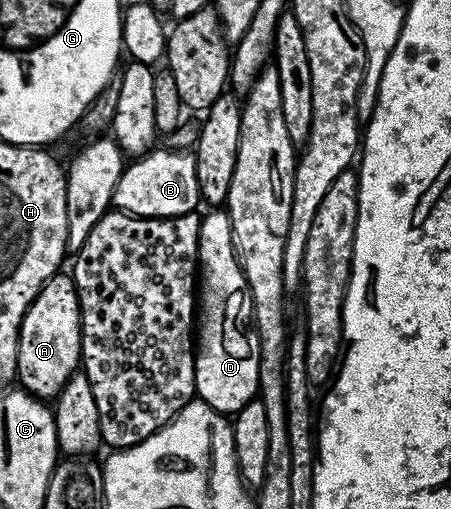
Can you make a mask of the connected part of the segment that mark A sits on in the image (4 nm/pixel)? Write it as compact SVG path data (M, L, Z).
M68 273L51 275L42 285L38 297L30 305L20 326L20 348L16 358L16 375L23 390L44 401L55 400L71 375L77 374L80 357L80 302L76 296L76 283Z

